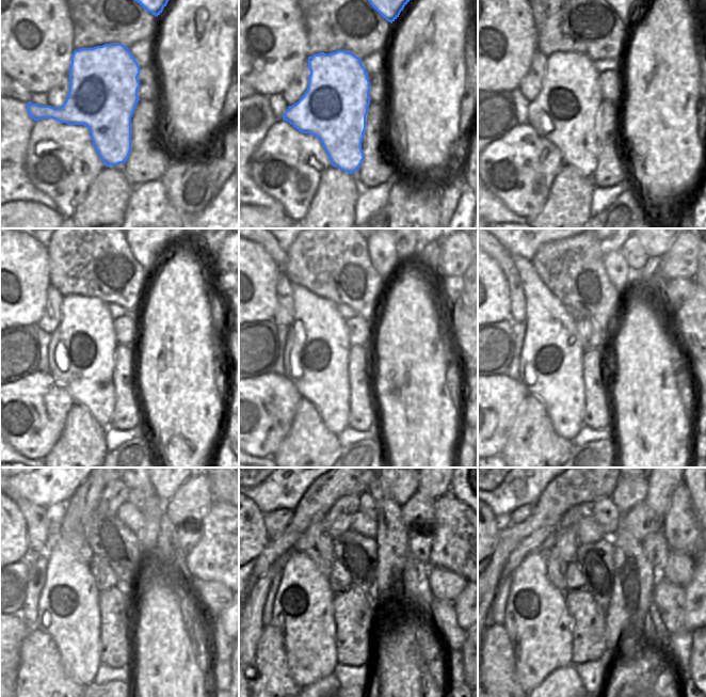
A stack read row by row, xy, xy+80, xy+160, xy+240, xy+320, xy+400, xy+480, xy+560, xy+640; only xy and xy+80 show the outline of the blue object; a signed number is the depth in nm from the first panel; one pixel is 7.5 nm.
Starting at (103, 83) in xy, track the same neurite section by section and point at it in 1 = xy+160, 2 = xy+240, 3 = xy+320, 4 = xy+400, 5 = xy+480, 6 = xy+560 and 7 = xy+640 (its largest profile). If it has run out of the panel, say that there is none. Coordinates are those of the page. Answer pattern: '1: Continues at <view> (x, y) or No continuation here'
1: Continues at xy+160 (564, 112)
2: Continues at xy+240 (81, 351)
3: Continues at xy+320 (316, 361)
4: Continues at xy+400 (551, 364)
5: Continues at xy+480 (68, 610)
6: Continues at xy+560 (303, 612)
7: Continues at xy+640 (536, 618)

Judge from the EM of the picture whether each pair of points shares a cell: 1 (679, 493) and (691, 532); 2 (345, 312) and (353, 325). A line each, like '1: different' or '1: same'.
1: same
2: different

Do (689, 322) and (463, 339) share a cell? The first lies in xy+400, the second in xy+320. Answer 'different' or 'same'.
same

